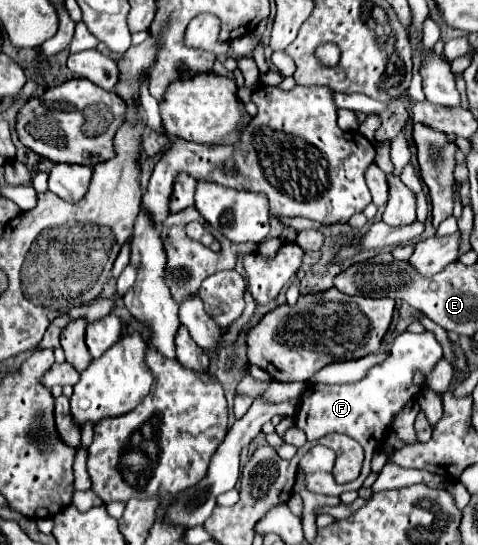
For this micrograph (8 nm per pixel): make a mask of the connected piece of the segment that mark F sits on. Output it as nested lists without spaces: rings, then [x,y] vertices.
[[[405,331],[400,334],[388,358],[368,370],[368,374],[354,382],[354,384],[314,384],[300,396],[300,406],[294,416],[294,424],[308,436],[308,440],[318,440],[330,432],[348,434],[350,438],[358,440],[366,452],[362,472],[356,480],[348,484],[336,484],[332,472],[304,472],[304,484],[310,492],[326,494],[326,496],[340,496],[346,490],[360,490],[364,478],[370,474],[370,460],[372,454],[382,446],[384,438],[392,430],[394,416],[412,400],[418,398],[422,386],[414,384],[414,374],[422,372],[428,376],[432,368],[442,360],[442,348],[432,332],[426,331],[422,334],[414,334]]]

